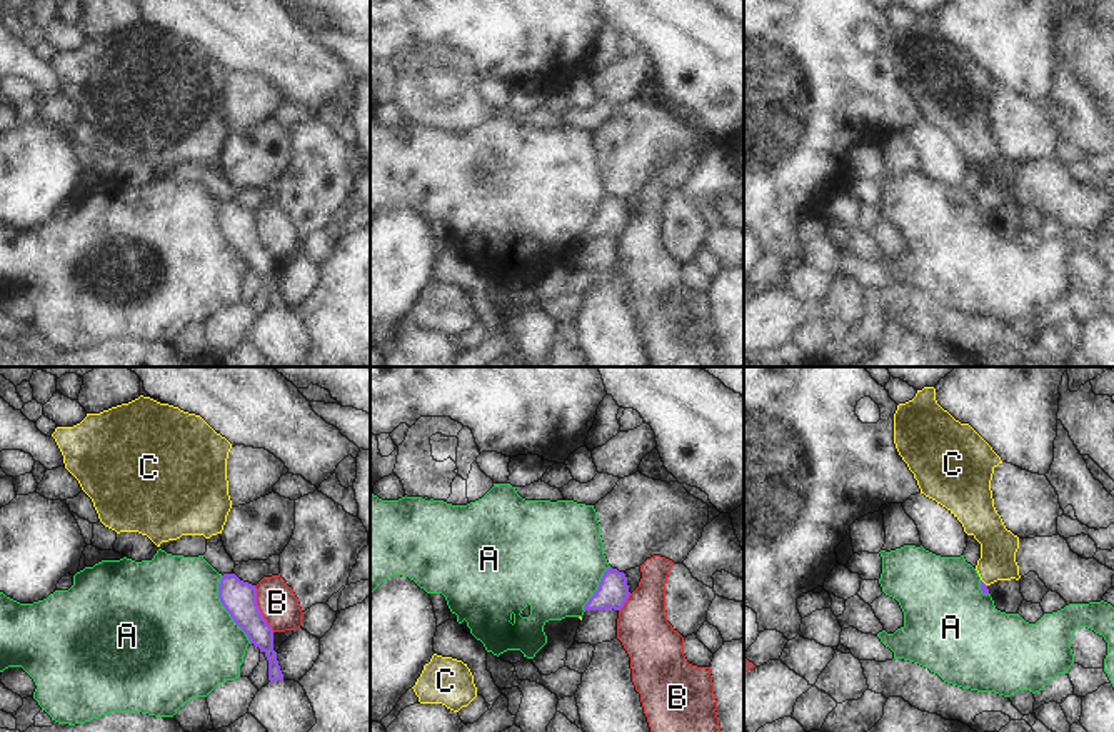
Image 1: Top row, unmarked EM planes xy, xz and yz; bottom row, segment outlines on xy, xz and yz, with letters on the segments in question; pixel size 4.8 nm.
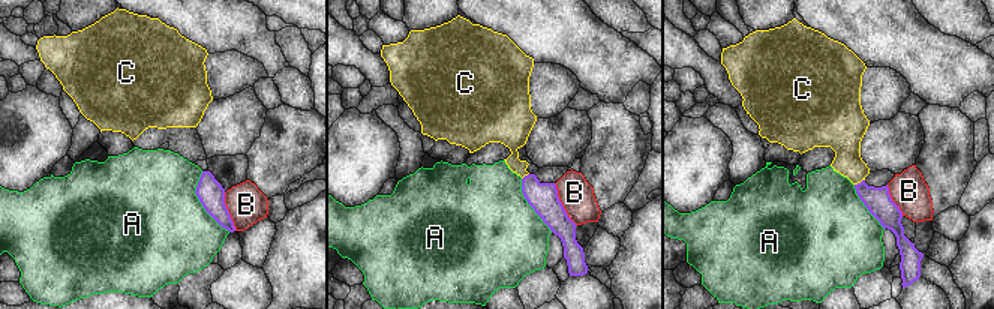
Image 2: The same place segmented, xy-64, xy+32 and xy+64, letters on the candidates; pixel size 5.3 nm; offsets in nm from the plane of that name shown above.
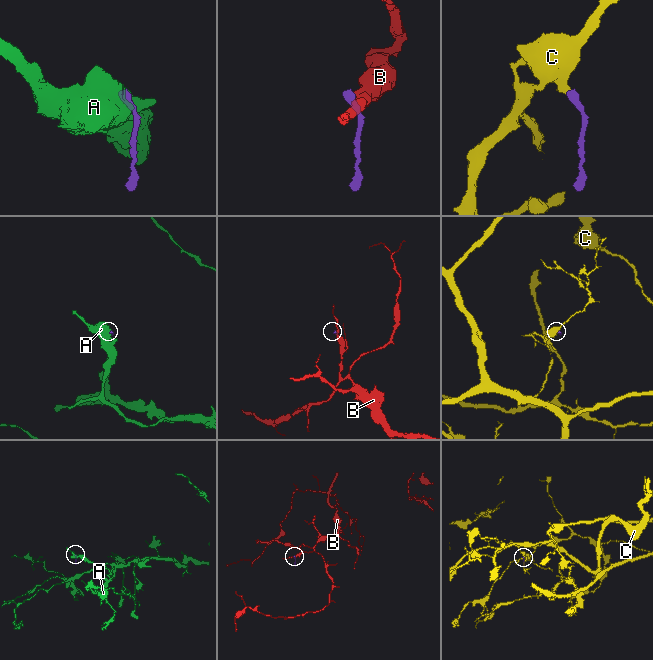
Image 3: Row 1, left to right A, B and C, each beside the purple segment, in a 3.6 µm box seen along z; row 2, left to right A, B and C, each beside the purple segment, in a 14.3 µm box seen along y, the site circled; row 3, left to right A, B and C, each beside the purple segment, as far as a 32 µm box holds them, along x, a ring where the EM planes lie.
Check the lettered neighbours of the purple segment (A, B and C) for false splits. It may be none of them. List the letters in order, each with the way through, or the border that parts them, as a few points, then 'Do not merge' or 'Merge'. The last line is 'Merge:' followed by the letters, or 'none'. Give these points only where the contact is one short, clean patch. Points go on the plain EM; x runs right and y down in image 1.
A: Boundary: xy (220, 202), (219, 227), (250, 269). Do not merge
B: Boundary: xy (254, 212), (257, 234), (274, 257). Do not merge
C: Path across: yz (984, 215), (983, 209), (998, 187), (998, 172). Merge
Merge: C.

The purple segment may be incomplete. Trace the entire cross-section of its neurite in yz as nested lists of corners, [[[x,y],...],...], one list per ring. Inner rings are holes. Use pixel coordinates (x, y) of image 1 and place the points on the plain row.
[[[924,13],[912,27],[897,32],[894,70],[914,100],[921,120],[946,133],[962,150],[964,158],[981,170],[976,197],[982,220],[987,222],[987,213],[997,207],[1019,207],[1019,163],[1006,155],[994,133],[991,107],[1002,87],[992,73],[969,50],[961,50],[937,30],[934,13]]]

